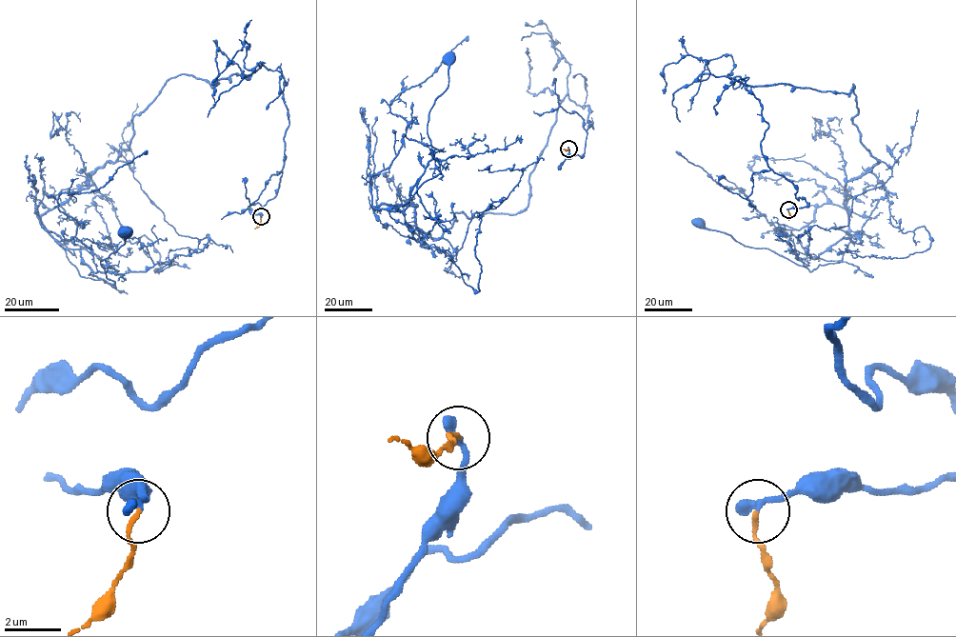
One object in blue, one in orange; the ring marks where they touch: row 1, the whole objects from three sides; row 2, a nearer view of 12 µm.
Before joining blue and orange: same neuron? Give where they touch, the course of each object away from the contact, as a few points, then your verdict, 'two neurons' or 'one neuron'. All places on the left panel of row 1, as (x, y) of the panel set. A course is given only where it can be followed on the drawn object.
at (261, 216); blue runs (261, 216), (284, 76), (179, 74), (40, 218), (115, 288), (100, 261), (126, 233); orange runs (261, 216), (254, 228); one neuron

